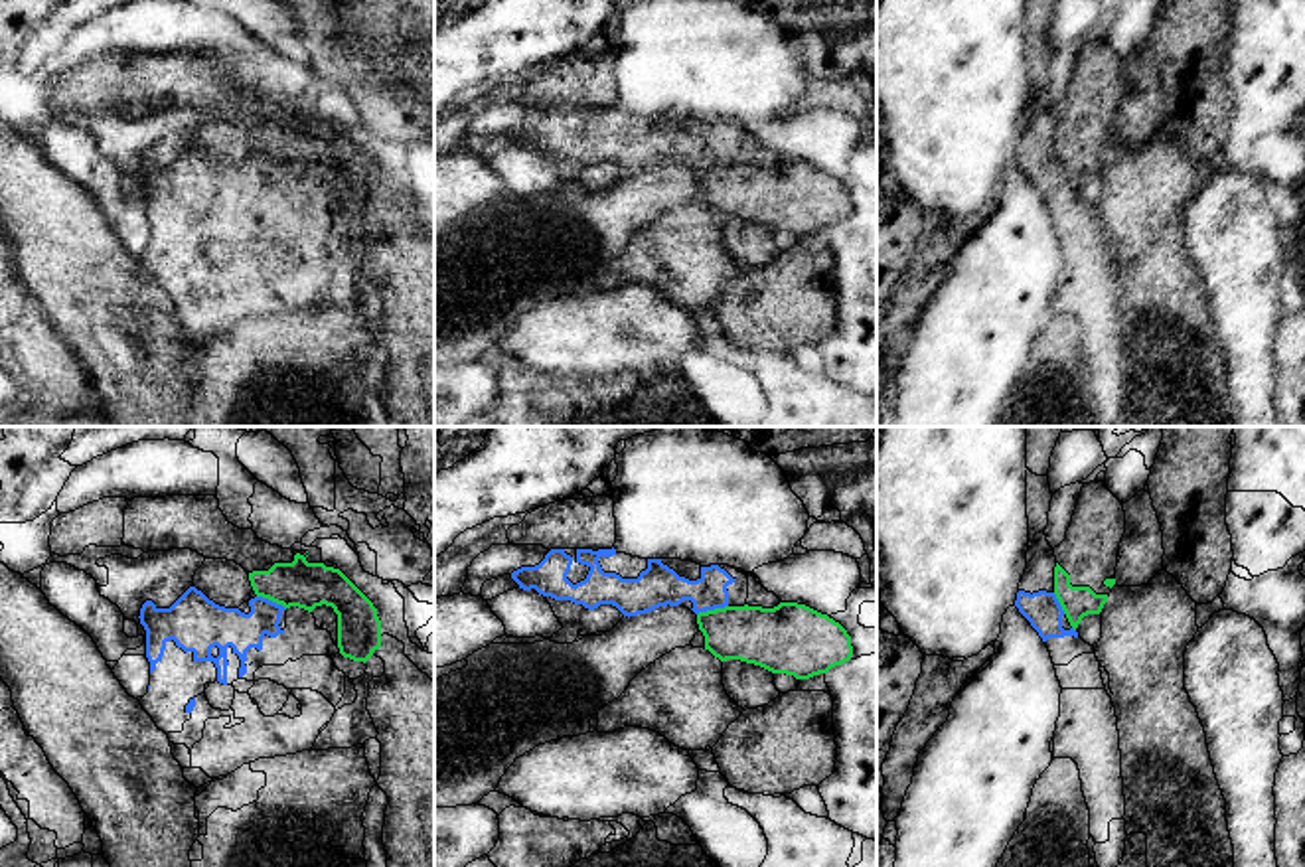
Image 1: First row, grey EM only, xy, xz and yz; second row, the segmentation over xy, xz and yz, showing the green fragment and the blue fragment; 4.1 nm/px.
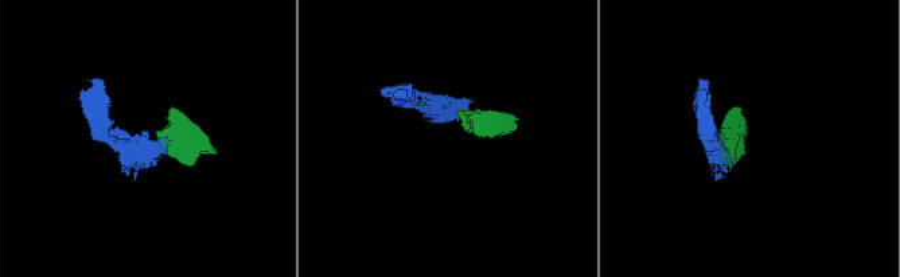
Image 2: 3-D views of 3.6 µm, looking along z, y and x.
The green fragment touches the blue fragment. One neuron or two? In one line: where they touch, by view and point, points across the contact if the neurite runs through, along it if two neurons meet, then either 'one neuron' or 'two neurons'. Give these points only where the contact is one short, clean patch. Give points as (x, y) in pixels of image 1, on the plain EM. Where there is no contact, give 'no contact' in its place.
meets green in xz at (711, 168); border along xz (727, 162), (697, 172); two neurons

